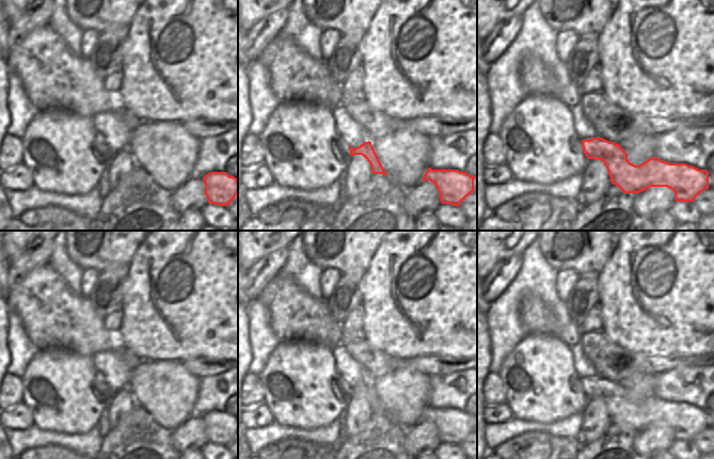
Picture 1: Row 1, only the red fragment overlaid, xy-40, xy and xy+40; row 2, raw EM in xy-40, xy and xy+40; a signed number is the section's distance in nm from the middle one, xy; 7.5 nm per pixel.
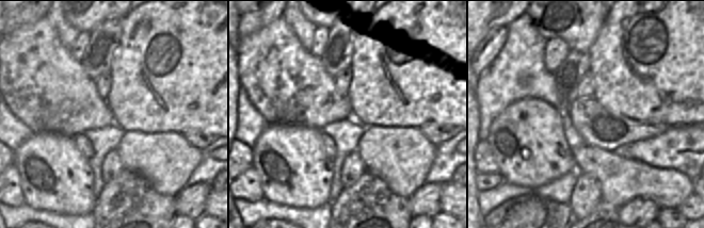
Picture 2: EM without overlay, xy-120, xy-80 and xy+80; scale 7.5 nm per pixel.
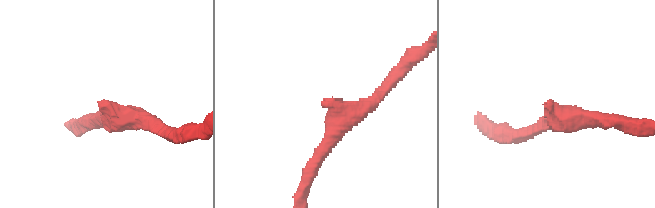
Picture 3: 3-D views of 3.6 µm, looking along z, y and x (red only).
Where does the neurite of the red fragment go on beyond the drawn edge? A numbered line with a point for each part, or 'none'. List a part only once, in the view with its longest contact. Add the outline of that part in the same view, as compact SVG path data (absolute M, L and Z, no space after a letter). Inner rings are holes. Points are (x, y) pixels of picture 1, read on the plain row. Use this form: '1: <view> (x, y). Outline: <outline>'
1: xy (343, 384). Outline: M339 375L337 378L337 384L339 386L339 389L342 390L342 392L344 393L344 395L347 398L350 398L350 385L348 384L348 382Z

